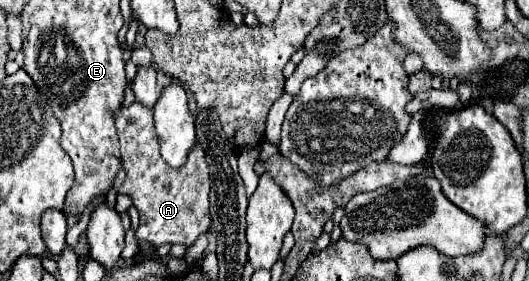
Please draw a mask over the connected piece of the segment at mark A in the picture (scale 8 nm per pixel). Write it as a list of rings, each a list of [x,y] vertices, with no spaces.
[[[133,101],[129,107],[121,105],[115,111],[115,127],[121,141],[121,159],[125,169],[125,179],[117,189],[117,195],[131,197],[133,205],[141,213],[141,223],[135,231],[137,239],[153,245],[179,243],[191,247],[195,239],[201,233],[205,233],[211,225],[211,213],[209,213],[211,183],[203,147],[195,143],[185,165],[181,165],[179,169],[169,167],[159,153],[151,107],[137,101]]]

